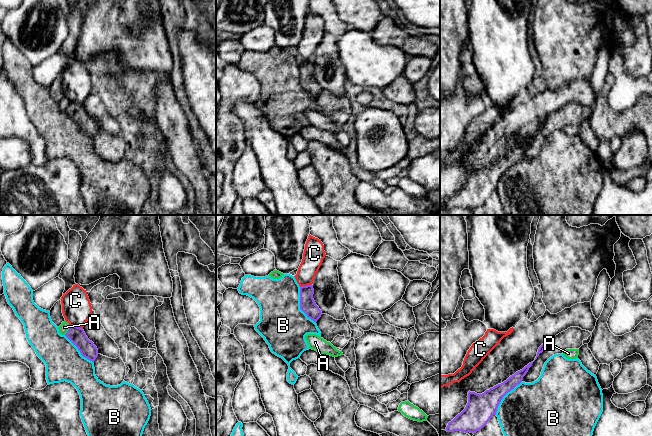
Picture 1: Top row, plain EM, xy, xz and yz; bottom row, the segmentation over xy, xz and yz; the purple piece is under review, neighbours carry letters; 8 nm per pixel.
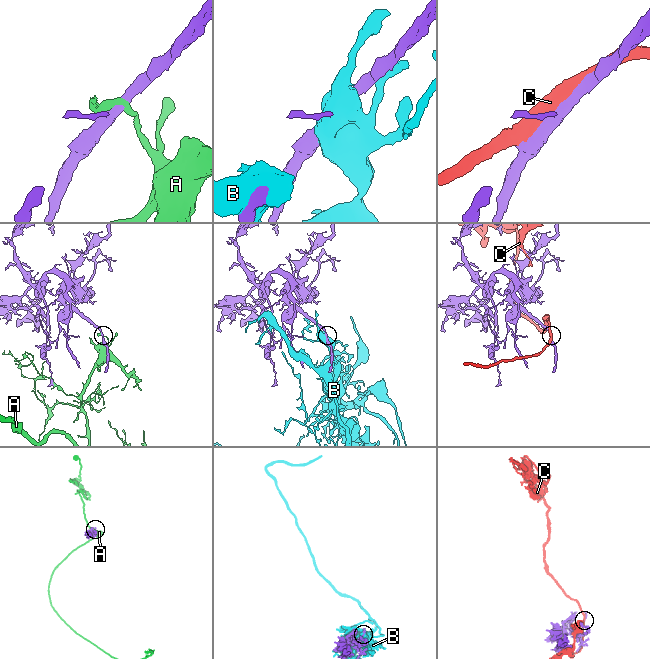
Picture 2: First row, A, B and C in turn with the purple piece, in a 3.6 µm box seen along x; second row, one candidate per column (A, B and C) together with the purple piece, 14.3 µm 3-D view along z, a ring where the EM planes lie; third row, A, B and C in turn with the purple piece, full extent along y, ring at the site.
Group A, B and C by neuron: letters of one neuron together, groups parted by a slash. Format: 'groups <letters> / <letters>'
groups A / B / C

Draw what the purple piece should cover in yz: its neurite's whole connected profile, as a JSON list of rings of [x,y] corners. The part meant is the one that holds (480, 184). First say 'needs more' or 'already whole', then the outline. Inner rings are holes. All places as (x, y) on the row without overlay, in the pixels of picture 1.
already whole | [[[533,138],[529,139],[503,159],[486,166],[482,170],[469,167],[468,179],[465,185],[448,199],[446,207],[474,210],[481,206],[491,193],[496,191],[497,184],[503,173],[522,158],[532,140]]]

